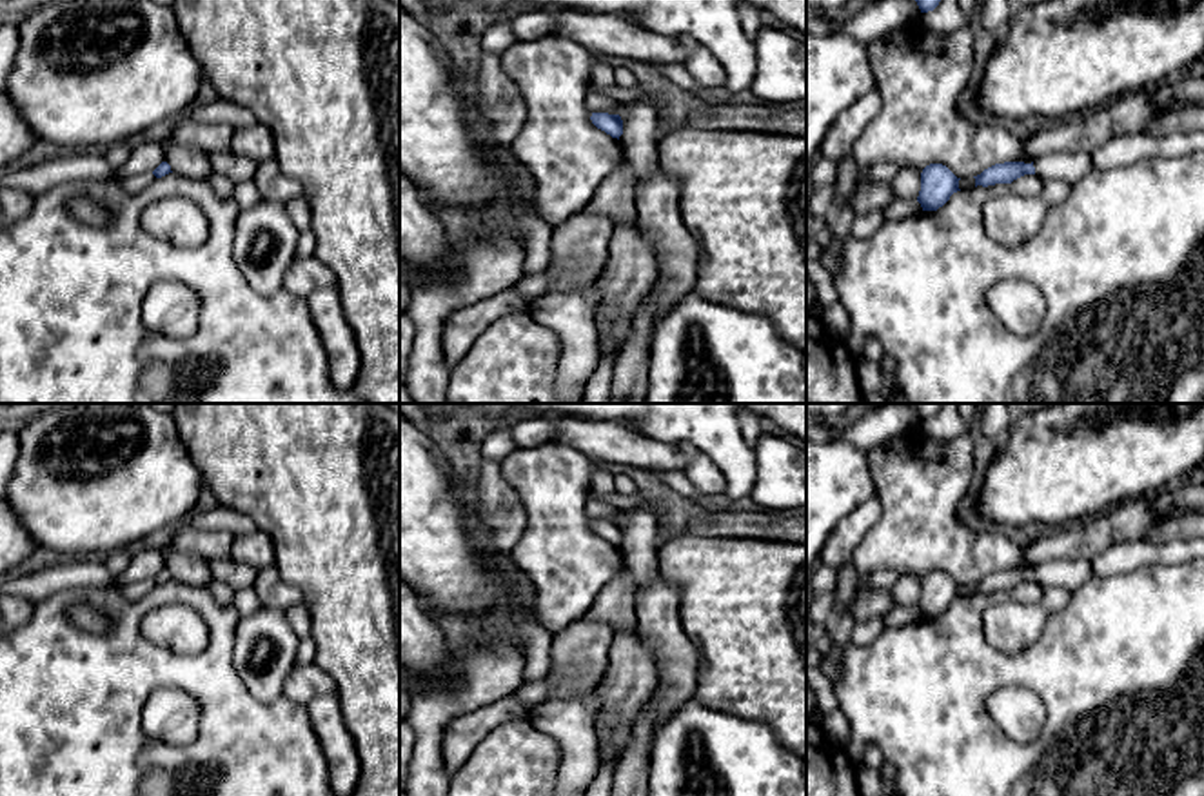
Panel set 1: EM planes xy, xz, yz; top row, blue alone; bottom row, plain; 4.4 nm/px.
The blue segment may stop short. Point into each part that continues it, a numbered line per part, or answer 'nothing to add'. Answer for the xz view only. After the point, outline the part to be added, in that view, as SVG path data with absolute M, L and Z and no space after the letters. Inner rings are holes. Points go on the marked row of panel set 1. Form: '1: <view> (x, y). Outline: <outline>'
nothing to add

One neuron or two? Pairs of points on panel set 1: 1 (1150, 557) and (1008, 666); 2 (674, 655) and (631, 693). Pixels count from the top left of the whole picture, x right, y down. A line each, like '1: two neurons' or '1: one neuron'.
1: two neurons
2: one neuron

